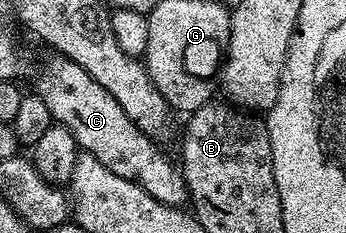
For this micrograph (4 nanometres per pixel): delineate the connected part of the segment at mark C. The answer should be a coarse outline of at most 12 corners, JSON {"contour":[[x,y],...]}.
{"contour":[[59,55],[34,91],[83,152],[180,207],[177,162],[78,63]]}

